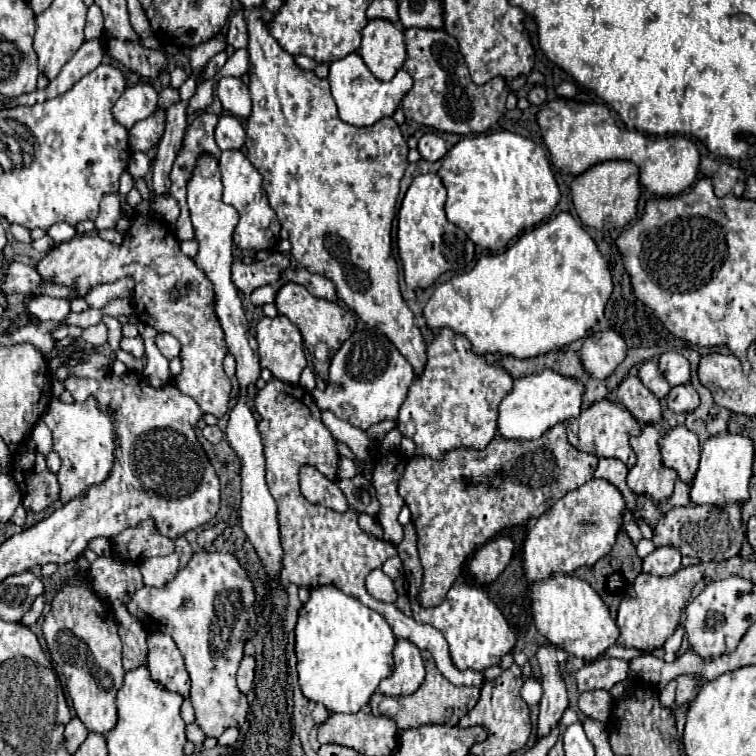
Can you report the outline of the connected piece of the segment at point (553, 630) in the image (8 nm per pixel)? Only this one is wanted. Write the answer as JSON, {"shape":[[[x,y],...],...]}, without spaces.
{"shape":[[[551,574],[545,580],[531,584],[531,614],[537,630],[559,648],[565,648],[571,656],[581,660],[595,660],[601,652],[617,642],[619,628],[611,618],[609,608],[601,596],[589,586],[589,582],[573,574]]]}

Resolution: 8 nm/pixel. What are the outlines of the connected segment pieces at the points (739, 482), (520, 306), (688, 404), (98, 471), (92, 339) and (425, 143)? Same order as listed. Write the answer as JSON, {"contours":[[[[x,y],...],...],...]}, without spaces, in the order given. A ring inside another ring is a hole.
{"contours":[[[[739,434],[713,436],[701,448],[701,460],[697,474],[691,482],[689,498],[693,504],[711,504],[717,510],[723,510],[727,504],[745,504],[749,500],[749,480],[753,466],[753,444],[749,438]]],[[[561,212],[553,220],[523,234],[505,252],[481,256],[471,272],[457,274],[443,282],[439,288],[435,288],[423,314],[433,334],[437,334],[441,328],[451,328],[471,342],[471,350],[475,354],[499,352],[515,358],[535,358],[585,338],[603,316],[611,292],[611,272],[593,238],[569,212]]],[[[691,384],[673,386],[665,400],[667,400],[667,408],[671,412],[683,412],[683,414],[693,412],[693,408],[697,408],[697,404],[699,404],[699,396]]],[[[93,398],[85,400],[83,404],[65,404],[61,400],[51,400],[43,420],[53,432],[53,452],[61,458],[61,470],[57,474],[61,502],[69,502],[73,496],[81,496],[81,492],[85,492],[89,484],[97,484],[105,480],[105,476],[109,476],[117,438],[113,432],[113,416],[101,412]]],[[[101,322],[99,326],[91,326],[91,328],[85,328],[81,338],[83,338],[87,344],[91,344],[91,346],[101,346],[105,336],[107,336],[107,326]],[[97,328],[99,328],[99,330],[97,330]],[[99,342],[101,342],[101,344],[99,344]]],[[[431,132],[431,134],[423,134],[423,138],[419,140],[417,150],[419,150],[419,154],[421,154],[423,160],[427,160],[427,162],[437,162],[437,160],[441,160],[441,158],[445,156],[447,146],[445,146],[443,138],[439,138],[437,134]]]]}

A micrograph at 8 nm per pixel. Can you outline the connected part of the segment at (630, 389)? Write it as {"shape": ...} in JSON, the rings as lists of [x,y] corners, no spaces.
{"shape":[[[629,376],[623,380],[617,398],[641,424],[661,422],[659,400],[641,384],[641,380],[637,380],[637,376]]]}

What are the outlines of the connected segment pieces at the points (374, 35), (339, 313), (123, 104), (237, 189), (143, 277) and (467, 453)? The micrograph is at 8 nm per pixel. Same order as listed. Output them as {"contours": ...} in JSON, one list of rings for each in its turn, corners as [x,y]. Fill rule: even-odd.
{"contours":[[[[369,20],[361,36],[359,56],[377,80],[389,82],[407,56],[403,30],[389,20]]],[[[287,282],[277,290],[275,306],[277,306],[279,314],[287,316],[299,328],[309,352],[313,352],[315,344],[325,342],[329,348],[329,354],[335,354],[337,348],[353,334],[353,328],[355,328],[355,318],[349,310],[341,308],[337,302],[315,298],[313,294],[309,294],[309,290],[305,286],[295,284],[295,282]]],[[[149,82],[133,84],[113,106],[113,116],[127,130],[157,110],[157,90]]],[[[225,150],[219,160],[219,170],[223,176],[223,202],[231,204],[241,216],[233,232],[235,246],[239,246],[241,250],[255,250],[255,252],[275,248],[279,242],[281,226],[275,210],[267,200],[267,194],[261,184],[261,174],[257,172],[257,168],[247,160],[247,156],[241,150]]],[[[137,214],[131,220],[131,228],[125,234],[123,246],[117,248],[111,242],[105,242],[105,240],[101,240],[97,236],[95,238],[75,236],[73,240],[57,244],[53,250],[49,250],[47,256],[35,266],[35,270],[41,276],[41,280],[45,280],[49,284],[73,286],[75,296],[85,296],[97,284],[109,284],[109,282],[115,282],[115,280],[131,274],[135,278],[135,312],[139,312],[137,318],[143,324],[153,326],[159,332],[173,334],[181,342],[179,358],[183,362],[183,372],[175,378],[177,388],[183,394],[191,396],[199,404],[199,408],[203,412],[209,412],[209,414],[213,414],[217,418],[225,416],[227,404],[230,401],[231,380],[223,372],[223,358],[228,353],[228,349],[225,340],[223,340],[221,324],[219,324],[217,314],[215,314],[213,286],[209,284],[207,276],[197,268],[197,264],[179,250],[177,238],[175,238],[173,230],[167,224],[161,224],[161,220],[153,220],[151,214],[149,216]]],[[[555,424],[537,440],[501,440],[495,436],[483,450],[455,448],[445,454],[443,462],[425,456],[413,458],[405,466],[399,492],[411,510],[411,520],[417,530],[417,548],[423,564],[423,584],[417,596],[419,604],[423,608],[439,606],[475,550],[511,526],[525,526],[531,518],[537,518],[549,510],[569,490],[589,482],[597,468],[597,460],[597,456],[579,452],[569,444],[563,424]]]]}

